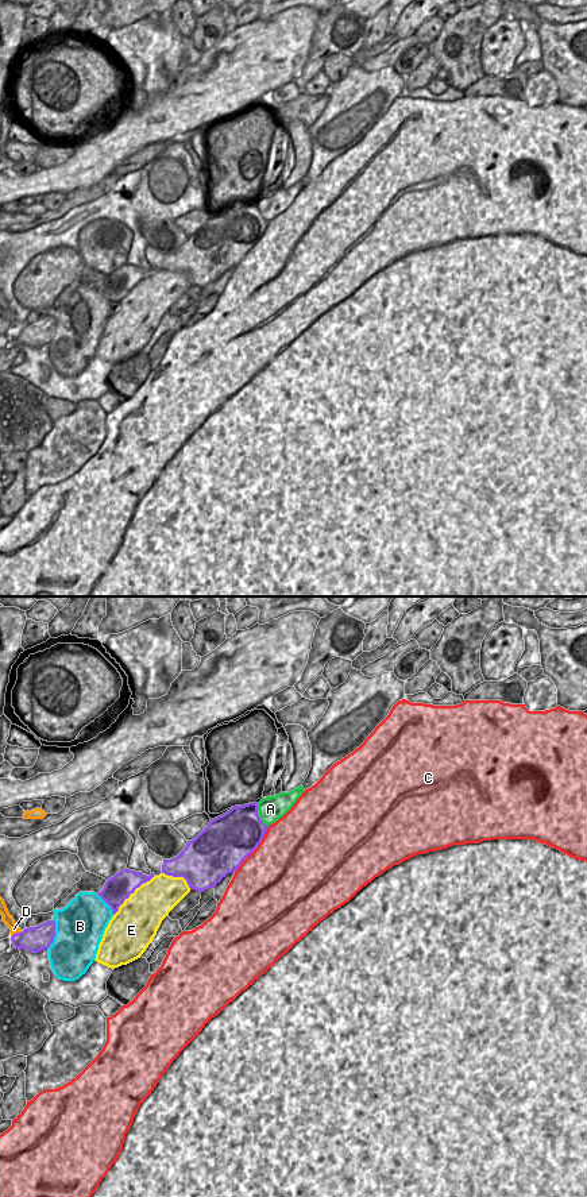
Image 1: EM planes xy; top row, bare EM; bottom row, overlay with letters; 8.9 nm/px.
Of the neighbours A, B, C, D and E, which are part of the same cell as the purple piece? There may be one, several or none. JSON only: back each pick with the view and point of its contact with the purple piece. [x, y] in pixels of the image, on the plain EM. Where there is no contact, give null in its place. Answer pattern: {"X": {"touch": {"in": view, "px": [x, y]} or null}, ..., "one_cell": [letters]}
{"one_cell": []}

